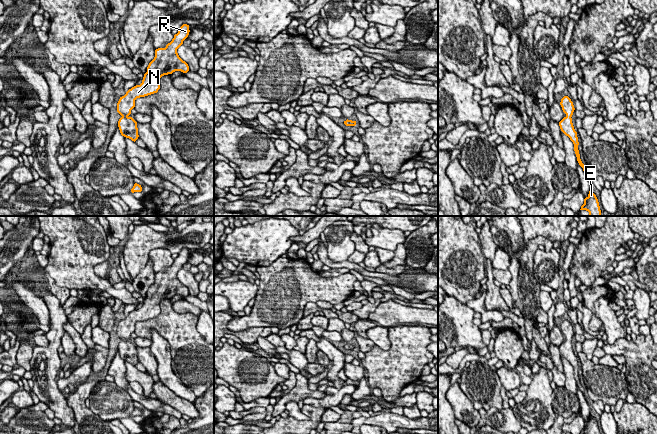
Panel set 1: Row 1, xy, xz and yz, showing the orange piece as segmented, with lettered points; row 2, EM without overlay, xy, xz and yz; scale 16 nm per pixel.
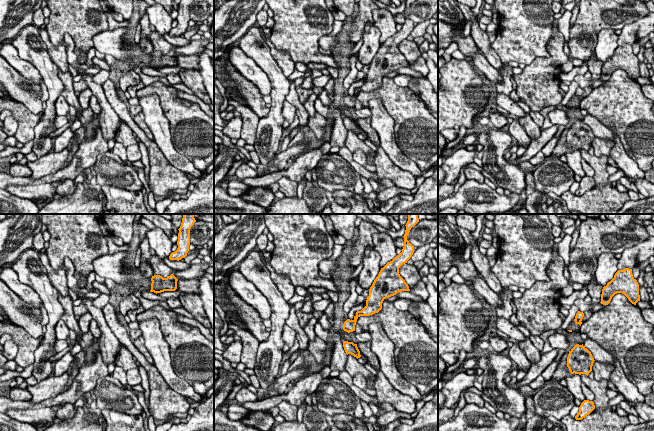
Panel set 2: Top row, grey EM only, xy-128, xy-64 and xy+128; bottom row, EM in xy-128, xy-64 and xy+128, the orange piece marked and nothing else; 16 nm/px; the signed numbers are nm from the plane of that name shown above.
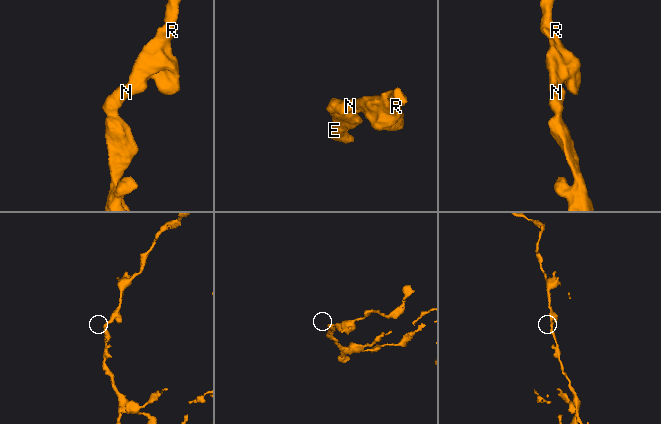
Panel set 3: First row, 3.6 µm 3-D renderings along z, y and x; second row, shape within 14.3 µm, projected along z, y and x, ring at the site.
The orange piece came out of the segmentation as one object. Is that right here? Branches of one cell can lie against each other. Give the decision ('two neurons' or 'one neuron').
one neuron

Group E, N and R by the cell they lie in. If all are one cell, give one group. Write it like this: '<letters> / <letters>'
E N R

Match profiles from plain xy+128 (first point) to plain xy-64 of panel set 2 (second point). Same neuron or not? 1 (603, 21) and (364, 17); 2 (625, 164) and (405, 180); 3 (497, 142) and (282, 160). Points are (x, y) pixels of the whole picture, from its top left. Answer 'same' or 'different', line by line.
1: same
2: different
3: different

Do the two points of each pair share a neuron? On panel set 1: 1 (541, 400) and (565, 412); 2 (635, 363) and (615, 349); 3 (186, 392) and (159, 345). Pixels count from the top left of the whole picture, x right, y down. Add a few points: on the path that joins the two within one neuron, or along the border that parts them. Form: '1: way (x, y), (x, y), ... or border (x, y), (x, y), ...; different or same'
1: border (552, 390), (552, 410), (555, 413); different
2: way (635, 357), (627, 349), (621, 349); same
3: way (174, 382), (164, 371), (163, 357); same

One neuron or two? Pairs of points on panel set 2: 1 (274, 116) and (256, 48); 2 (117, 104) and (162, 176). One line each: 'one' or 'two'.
1: one
2: one

